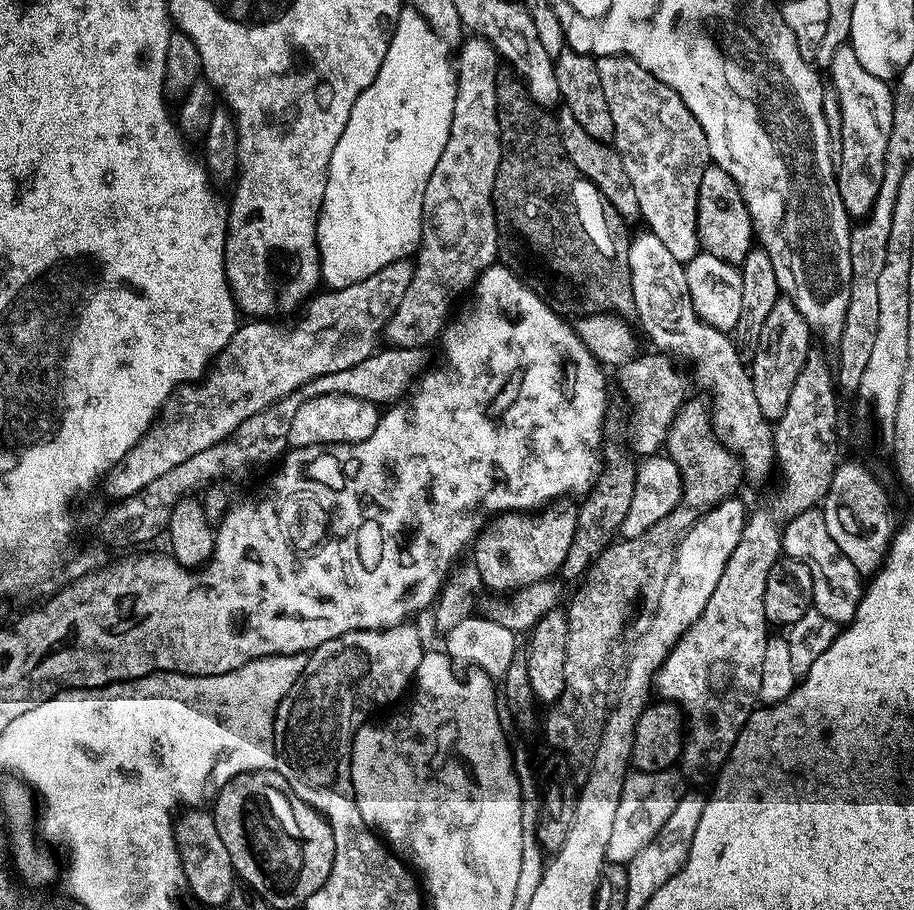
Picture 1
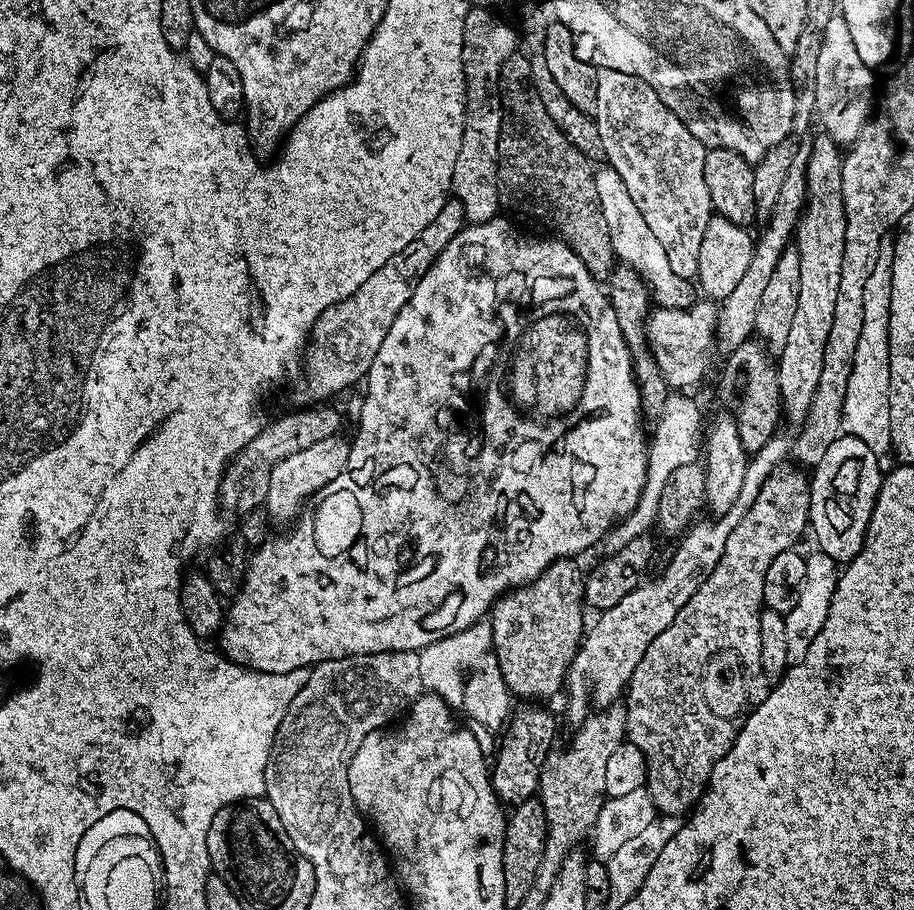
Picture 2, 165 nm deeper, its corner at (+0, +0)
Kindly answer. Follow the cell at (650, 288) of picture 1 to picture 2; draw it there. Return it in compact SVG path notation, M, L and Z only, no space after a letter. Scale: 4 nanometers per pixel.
M611 166L597 167L594 172L594 186L598 190L598 202L602 206L602 214L606 218L606 230L610 230L613 257L621 265L628 265L637 272L648 287L651 303L662 308L683 308L685 310L697 303L698 292L692 280L683 280L674 274L670 261L666 258L666 250L658 237L650 230L646 218L642 218L642 210L630 198L630 190L626 190L626 182L622 182L622 174Z

